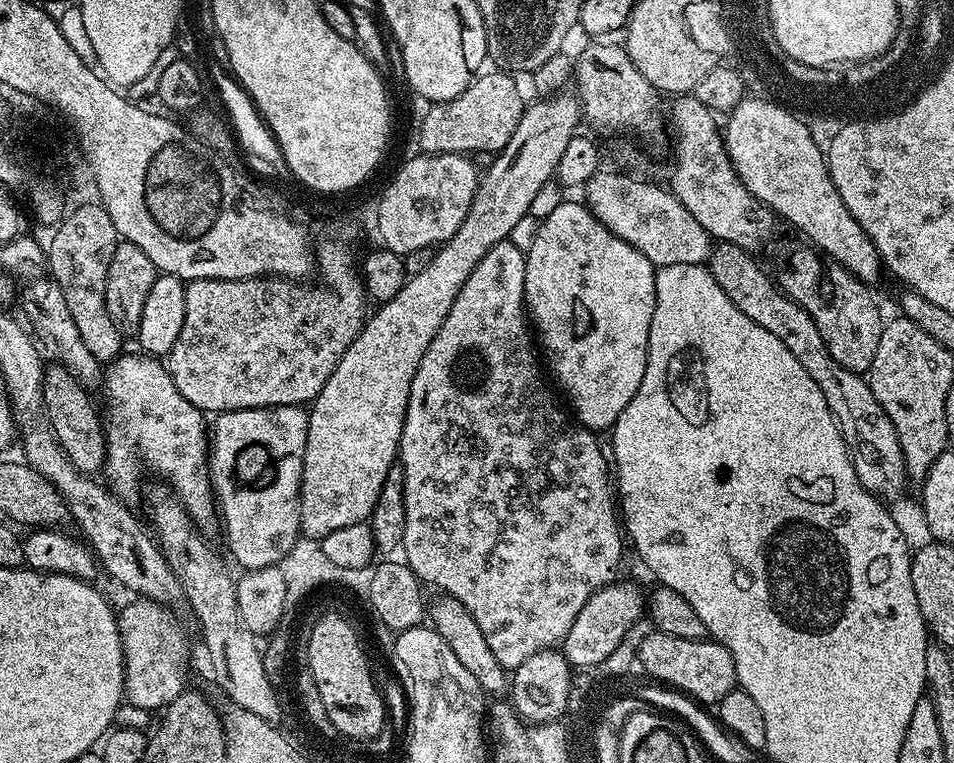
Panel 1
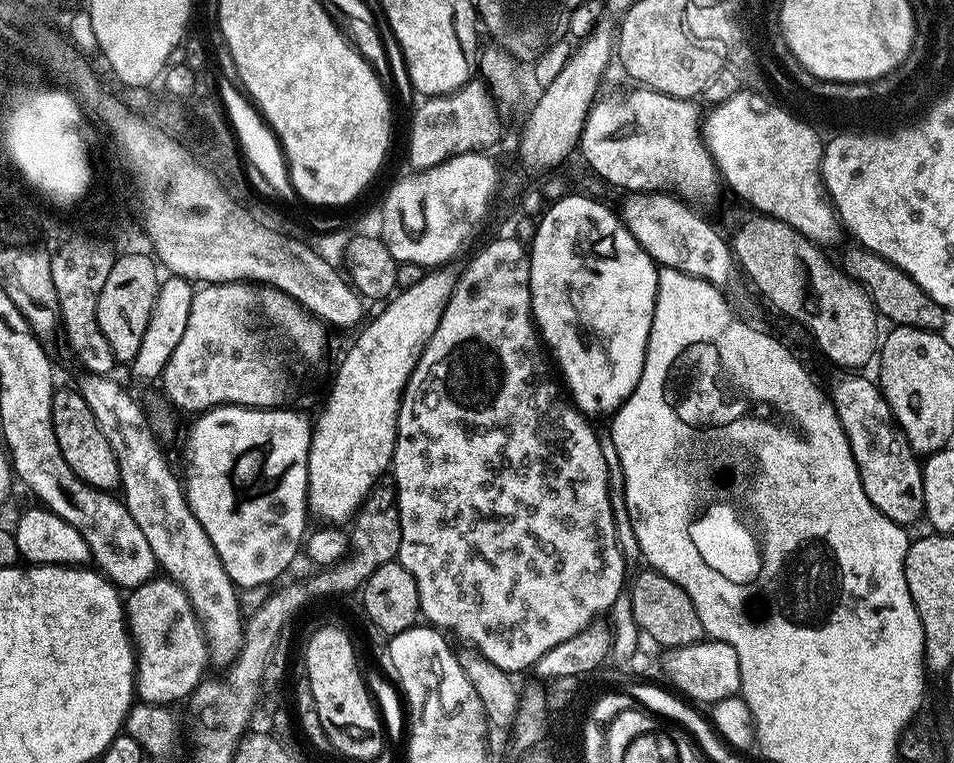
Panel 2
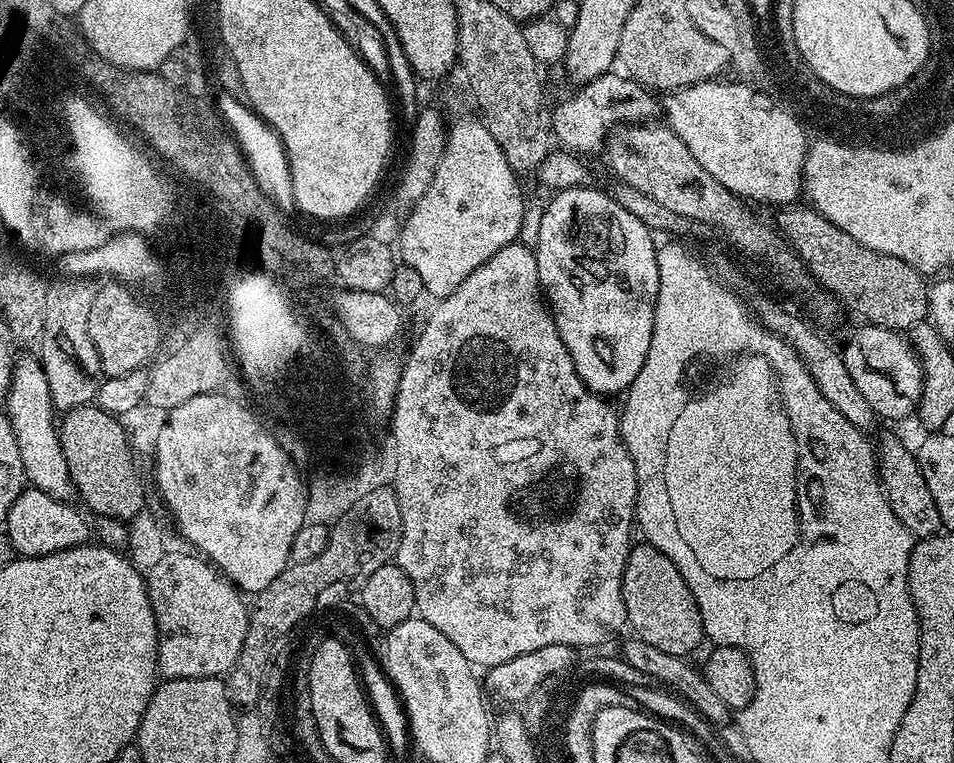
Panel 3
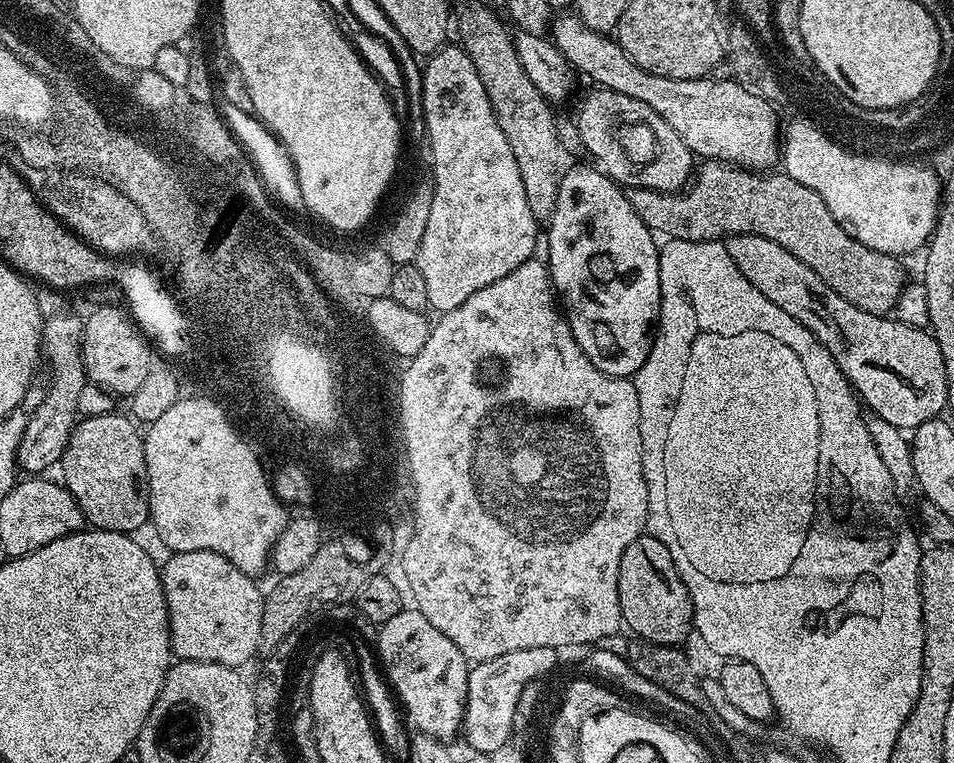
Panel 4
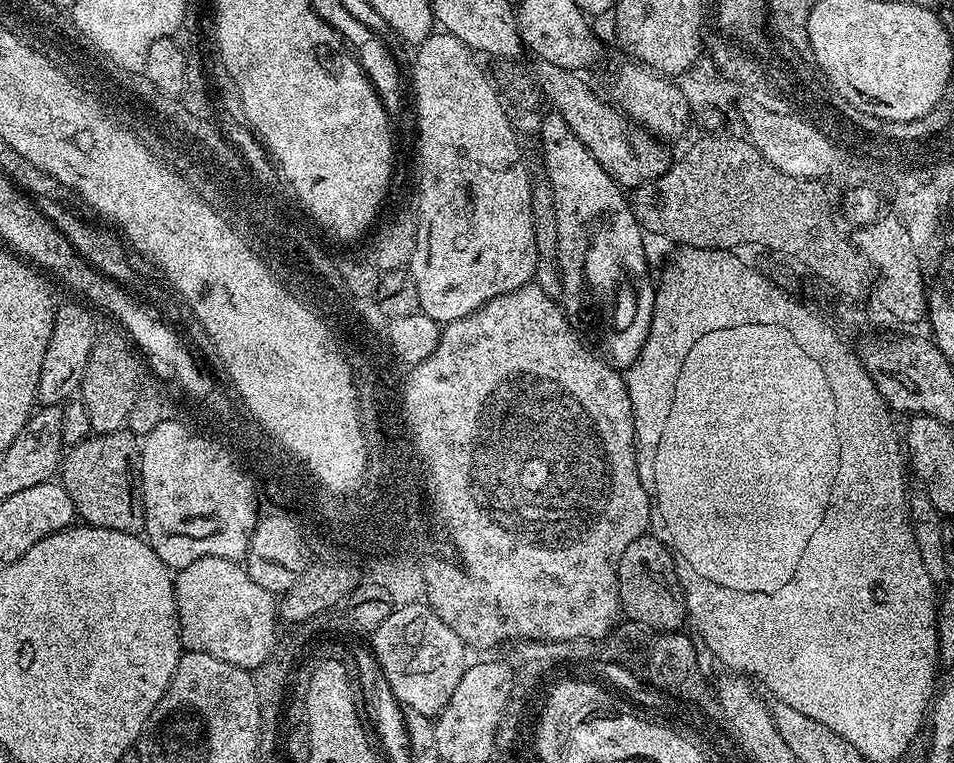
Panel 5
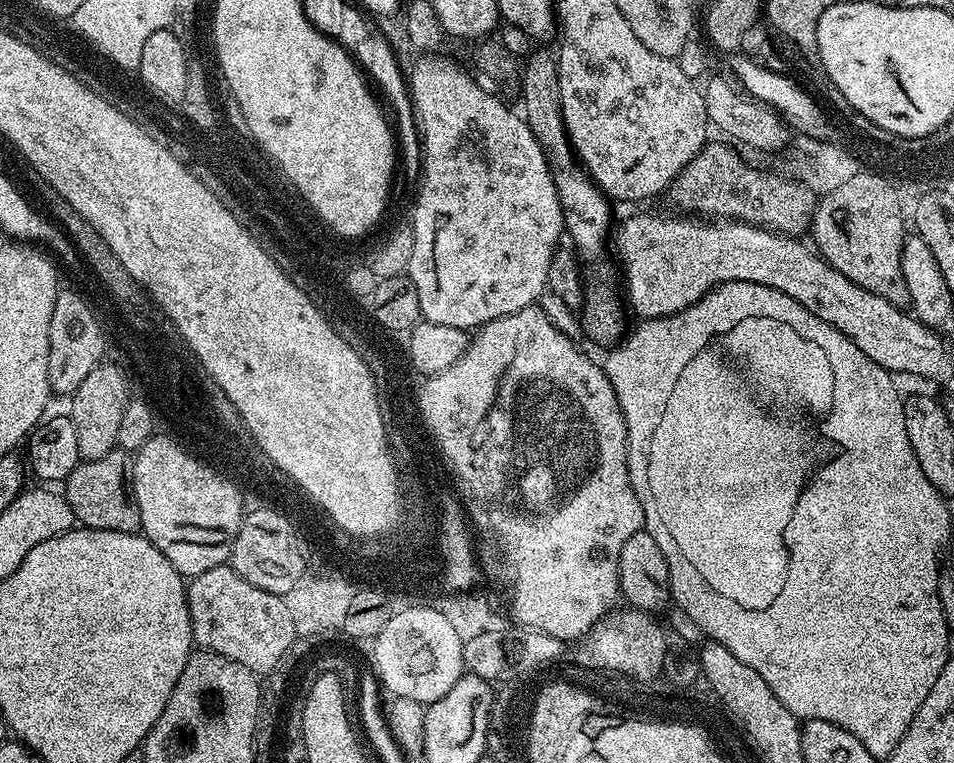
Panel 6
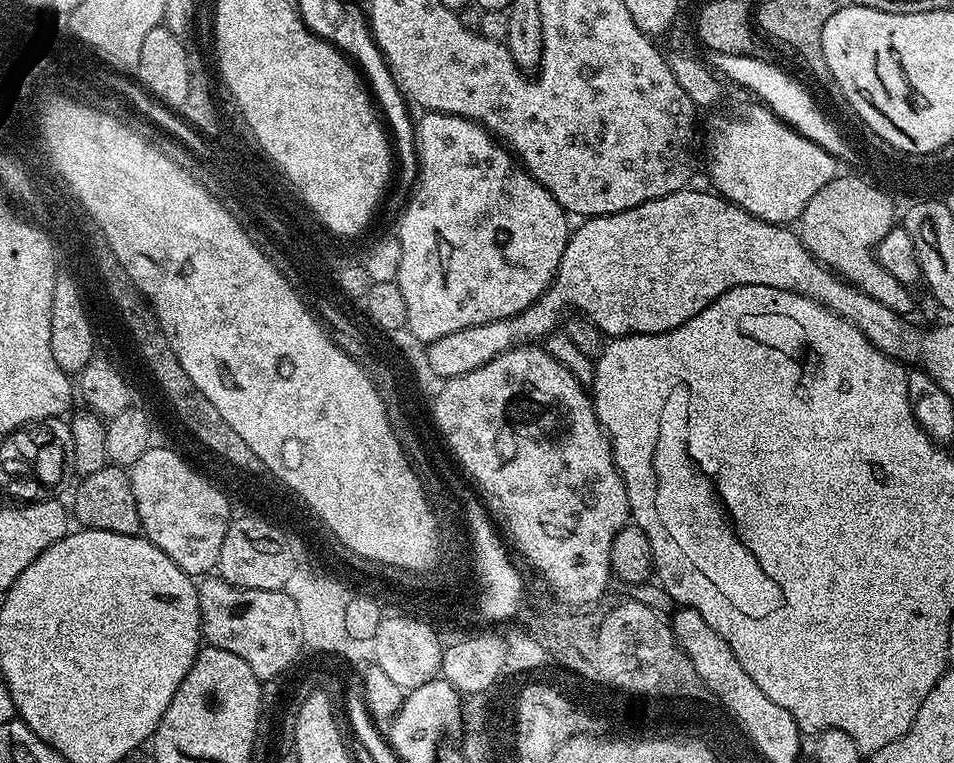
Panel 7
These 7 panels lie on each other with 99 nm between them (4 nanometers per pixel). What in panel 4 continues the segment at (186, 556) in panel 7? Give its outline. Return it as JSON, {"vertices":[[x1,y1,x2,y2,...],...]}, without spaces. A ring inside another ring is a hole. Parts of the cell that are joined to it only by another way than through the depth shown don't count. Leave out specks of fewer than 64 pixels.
{"vertices":[[185,395,176,399,166,414,147,425,143,437,148,475,148,515,151,527,156,527,156,536,168,547,167,551,210,550,234,562,234,566,247,576,259,577,259,572,269,567,274,542,278,534,282,534,290,516,284,513,285,505,276,495,269,473,264,473,251,443,239,434,233,434,230,424,224,423,223,416,214,407,214,402,206,401,202,395]]}

